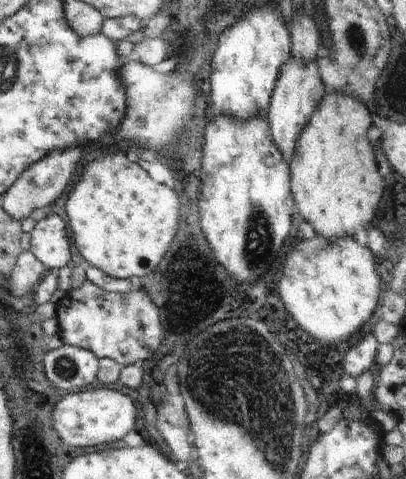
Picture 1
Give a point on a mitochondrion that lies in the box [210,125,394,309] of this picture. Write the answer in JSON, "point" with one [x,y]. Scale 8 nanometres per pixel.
{"point":[259,250]}

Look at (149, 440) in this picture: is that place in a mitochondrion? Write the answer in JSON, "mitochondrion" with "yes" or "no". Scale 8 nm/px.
{"mitochondrion":"no"}

